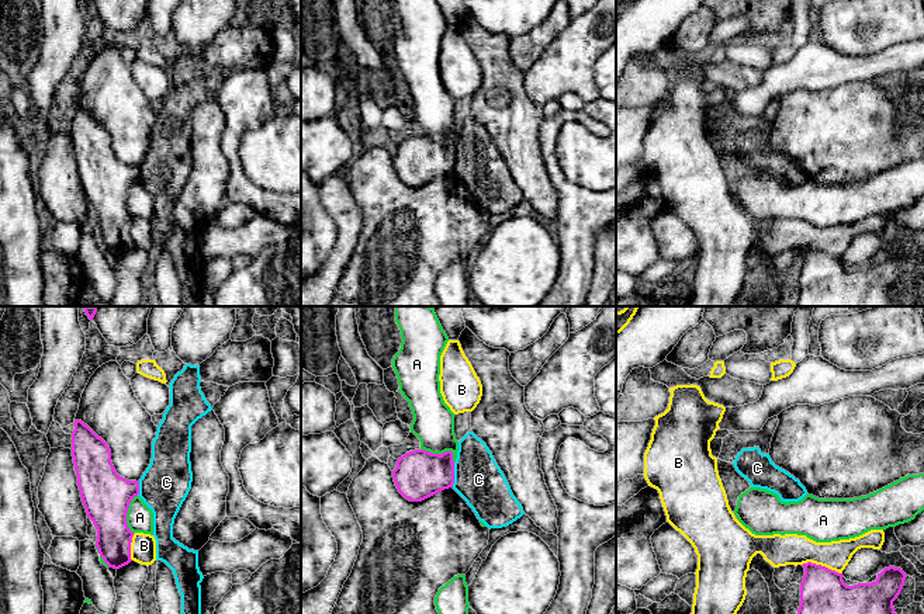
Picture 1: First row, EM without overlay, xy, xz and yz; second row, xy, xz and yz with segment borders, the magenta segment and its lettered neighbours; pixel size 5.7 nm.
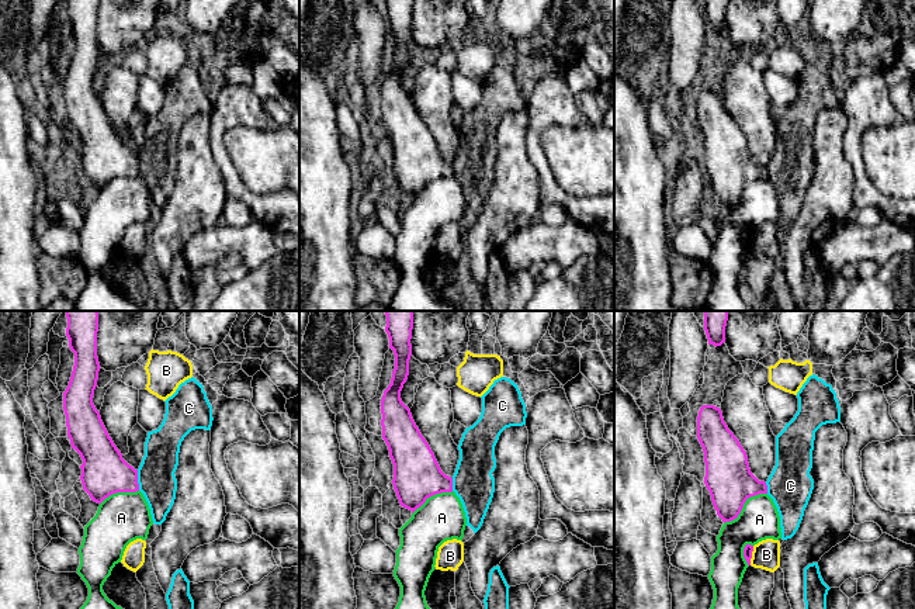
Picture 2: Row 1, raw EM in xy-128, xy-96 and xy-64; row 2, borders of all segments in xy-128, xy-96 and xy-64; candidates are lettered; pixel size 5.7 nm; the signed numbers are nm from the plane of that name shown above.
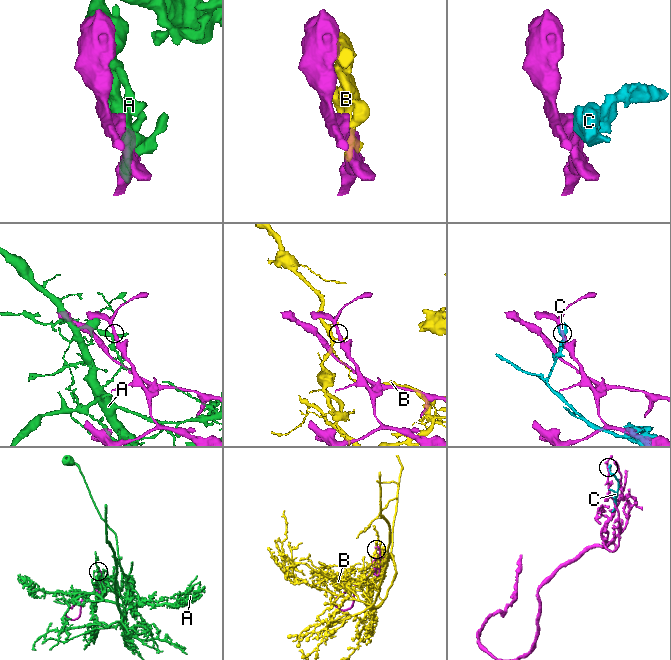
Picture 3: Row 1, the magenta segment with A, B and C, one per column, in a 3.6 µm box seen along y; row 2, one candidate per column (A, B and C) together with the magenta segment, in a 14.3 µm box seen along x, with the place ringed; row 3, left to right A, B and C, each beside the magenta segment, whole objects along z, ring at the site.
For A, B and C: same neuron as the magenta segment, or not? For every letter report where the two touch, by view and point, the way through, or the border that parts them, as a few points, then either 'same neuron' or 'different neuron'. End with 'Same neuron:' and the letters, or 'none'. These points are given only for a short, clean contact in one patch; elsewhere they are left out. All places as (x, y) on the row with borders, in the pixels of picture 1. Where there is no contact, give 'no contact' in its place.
A: contact xz (439, 454); different neuron
B: contact yz (820, 565); different neuron
C: contact xz (453, 475); different neuron
Same neuron: none

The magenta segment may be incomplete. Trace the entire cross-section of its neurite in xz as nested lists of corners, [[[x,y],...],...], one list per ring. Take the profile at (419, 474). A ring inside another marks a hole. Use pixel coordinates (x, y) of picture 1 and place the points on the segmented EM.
[[[425,450],[409,451],[397,461],[392,478],[398,492],[409,502],[422,502],[444,489],[453,488],[453,452],[432,454]]]

